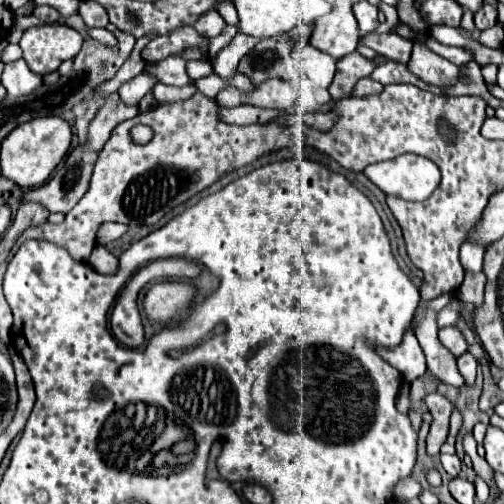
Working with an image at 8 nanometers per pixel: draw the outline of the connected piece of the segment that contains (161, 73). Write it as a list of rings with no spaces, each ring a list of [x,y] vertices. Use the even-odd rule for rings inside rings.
[[[171,56],[171,58],[165,58],[161,62],[155,62],[155,64],[147,64],[145,66],[145,72],[153,78],[157,78],[157,82],[181,82],[187,84],[189,82],[189,76],[187,76],[187,70],[185,70],[185,58],[179,58],[179,56]]]

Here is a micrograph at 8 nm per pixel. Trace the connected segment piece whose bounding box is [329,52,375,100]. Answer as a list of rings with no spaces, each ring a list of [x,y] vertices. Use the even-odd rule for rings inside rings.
[[[357,52],[341,58],[337,62],[335,78],[333,78],[331,86],[329,86],[329,94],[333,96],[333,100],[351,96],[351,92],[355,90],[355,84],[361,78],[369,76],[373,72],[373,66],[375,66],[373,60],[367,60],[361,54],[357,54]]]

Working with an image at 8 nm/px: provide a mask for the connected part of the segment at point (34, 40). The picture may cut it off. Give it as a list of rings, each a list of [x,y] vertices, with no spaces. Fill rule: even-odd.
[[[65,24],[27,28],[19,42],[25,62],[41,76],[57,70],[63,60],[75,58],[81,50],[81,44],[81,34]]]

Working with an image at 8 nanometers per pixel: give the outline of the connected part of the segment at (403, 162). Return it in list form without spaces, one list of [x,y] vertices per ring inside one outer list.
[[[403,154],[403,156],[397,156],[393,160],[387,160],[387,162],[367,166],[365,176],[375,186],[379,186],[385,194],[395,194],[399,198],[413,200],[413,202],[425,200],[441,182],[441,172],[439,172],[437,164],[433,164],[429,158],[423,158],[423,156],[417,156],[417,154]]]

